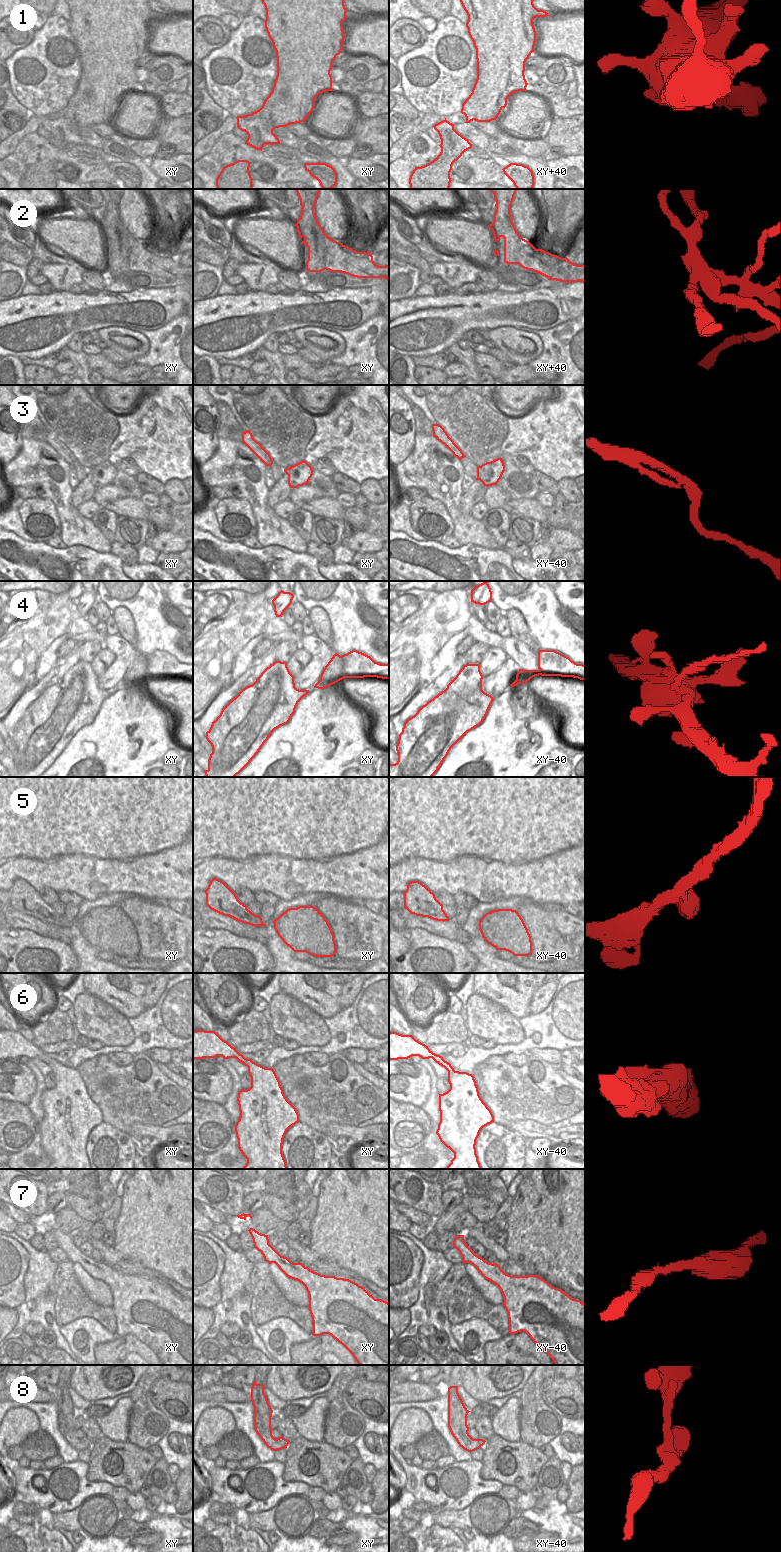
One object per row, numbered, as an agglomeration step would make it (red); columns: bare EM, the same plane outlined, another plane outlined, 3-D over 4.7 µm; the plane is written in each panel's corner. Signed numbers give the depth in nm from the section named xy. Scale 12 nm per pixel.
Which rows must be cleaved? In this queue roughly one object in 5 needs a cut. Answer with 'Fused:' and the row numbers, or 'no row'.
Fused: 2, 4

